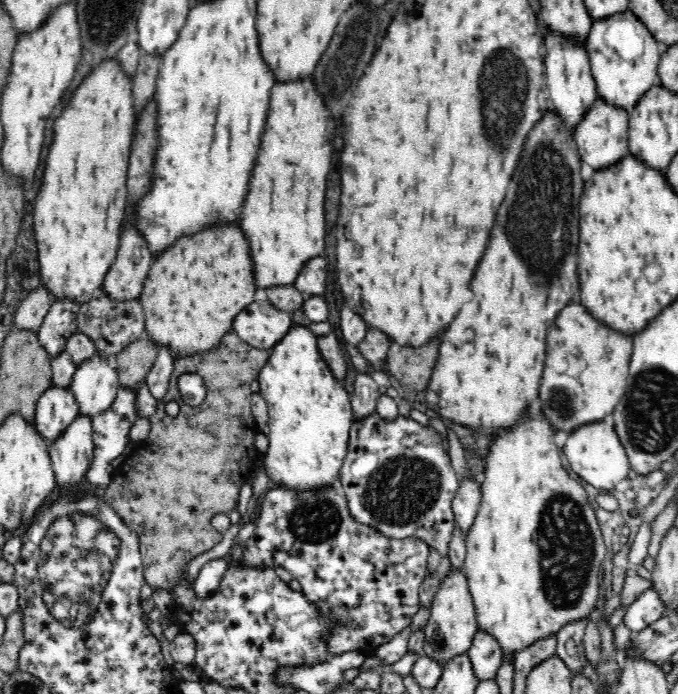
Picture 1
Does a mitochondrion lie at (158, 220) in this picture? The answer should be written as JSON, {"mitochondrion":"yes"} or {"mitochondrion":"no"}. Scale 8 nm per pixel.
{"mitochondrion":"yes"}

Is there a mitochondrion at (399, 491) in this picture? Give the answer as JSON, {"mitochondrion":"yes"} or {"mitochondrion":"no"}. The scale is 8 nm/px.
{"mitochondrion":"yes"}

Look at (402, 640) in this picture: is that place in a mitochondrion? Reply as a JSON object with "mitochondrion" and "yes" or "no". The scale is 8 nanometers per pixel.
{"mitochondrion":"no"}

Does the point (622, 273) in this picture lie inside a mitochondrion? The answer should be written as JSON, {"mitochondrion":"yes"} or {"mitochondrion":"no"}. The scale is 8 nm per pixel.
{"mitochondrion":"no"}

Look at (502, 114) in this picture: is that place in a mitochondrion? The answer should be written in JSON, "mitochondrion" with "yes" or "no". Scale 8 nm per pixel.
{"mitochondrion":"yes"}

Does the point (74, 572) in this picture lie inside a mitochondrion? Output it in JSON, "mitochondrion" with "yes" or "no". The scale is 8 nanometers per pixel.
{"mitochondrion":"yes"}

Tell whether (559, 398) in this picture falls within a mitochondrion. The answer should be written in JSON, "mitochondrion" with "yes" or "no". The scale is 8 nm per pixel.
{"mitochondrion":"yes"}

